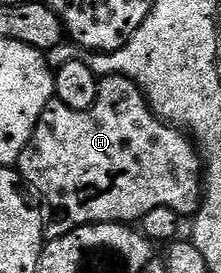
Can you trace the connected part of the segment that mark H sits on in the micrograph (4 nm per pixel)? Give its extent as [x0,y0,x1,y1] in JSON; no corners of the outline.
[19,76,203,230]

